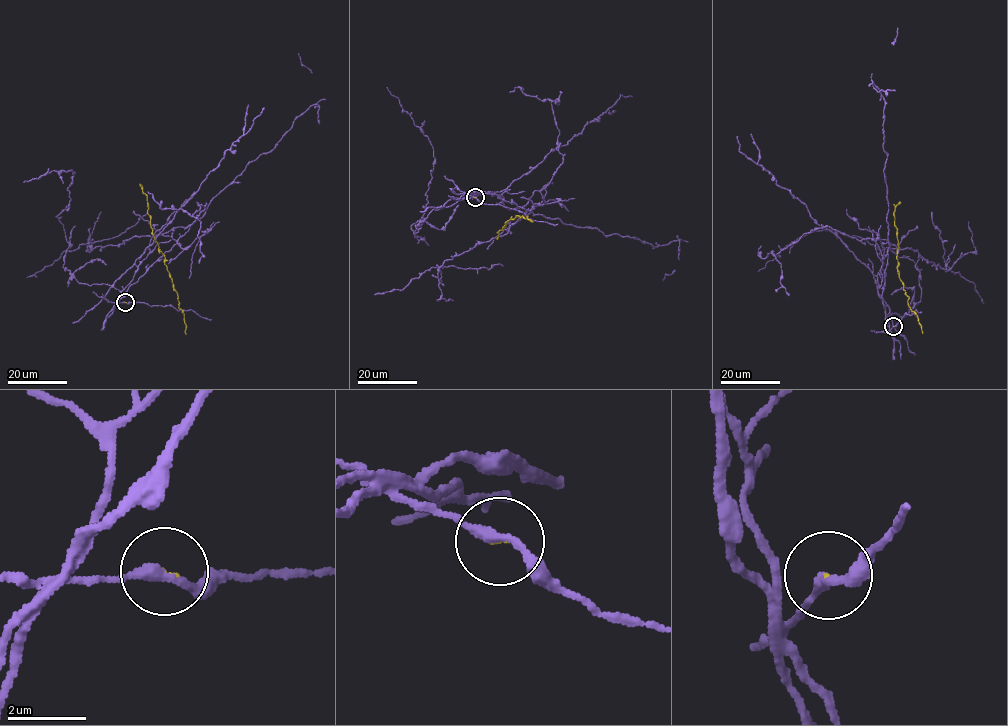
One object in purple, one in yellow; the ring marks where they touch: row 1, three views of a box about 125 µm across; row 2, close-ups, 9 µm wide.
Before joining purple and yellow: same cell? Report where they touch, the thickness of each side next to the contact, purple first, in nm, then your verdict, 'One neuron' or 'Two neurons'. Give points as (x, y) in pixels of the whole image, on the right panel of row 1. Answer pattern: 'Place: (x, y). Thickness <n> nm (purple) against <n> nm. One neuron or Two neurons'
Place: (893, 326). Thickness 240 nm (purple) against 60 nm. Two neurons

